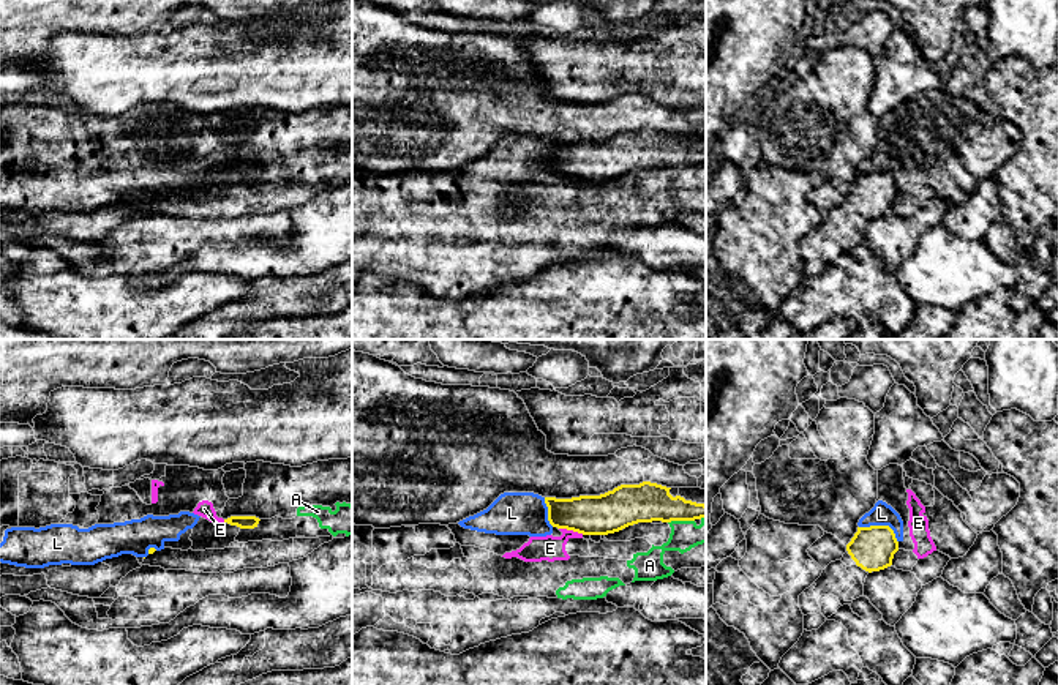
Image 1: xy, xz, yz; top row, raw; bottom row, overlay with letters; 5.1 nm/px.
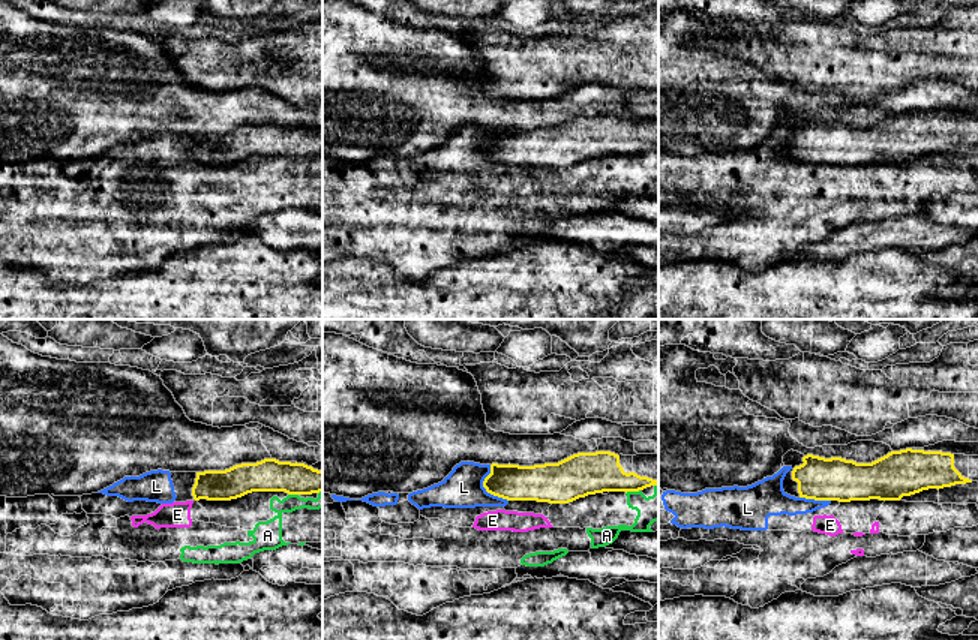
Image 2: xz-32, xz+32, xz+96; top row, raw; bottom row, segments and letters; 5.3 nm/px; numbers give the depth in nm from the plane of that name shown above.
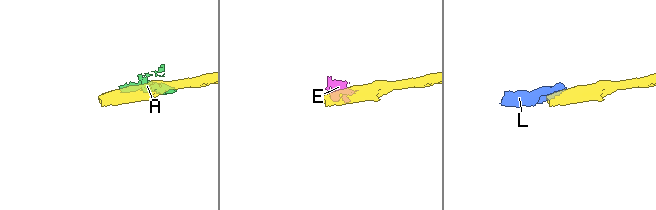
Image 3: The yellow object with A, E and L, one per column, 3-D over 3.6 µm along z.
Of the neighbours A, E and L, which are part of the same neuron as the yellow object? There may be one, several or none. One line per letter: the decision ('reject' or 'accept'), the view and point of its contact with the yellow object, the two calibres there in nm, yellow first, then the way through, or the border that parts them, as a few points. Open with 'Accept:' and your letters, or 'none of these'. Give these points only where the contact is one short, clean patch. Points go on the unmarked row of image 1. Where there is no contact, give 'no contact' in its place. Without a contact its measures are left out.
Accept: none of these
A: reject; contact xz (681, 166); calibres 200 and 150 nm; border xz (694, 166), (671, 166), (668, 169)
E: reject; contact xz (572, 175); calibres 200 and 130 nm; border xz (559, 174), (583, 180)
L: reject; contact yz (881, 172); calibres 220 and 110 nm; border yz (859, 172), (888, 172), (897, 188)

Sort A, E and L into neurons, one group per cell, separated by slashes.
A E L

